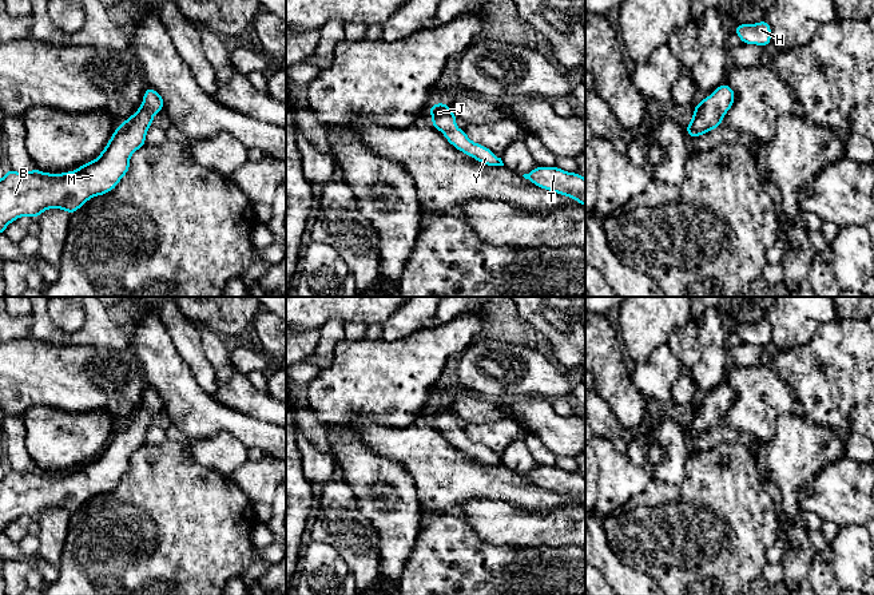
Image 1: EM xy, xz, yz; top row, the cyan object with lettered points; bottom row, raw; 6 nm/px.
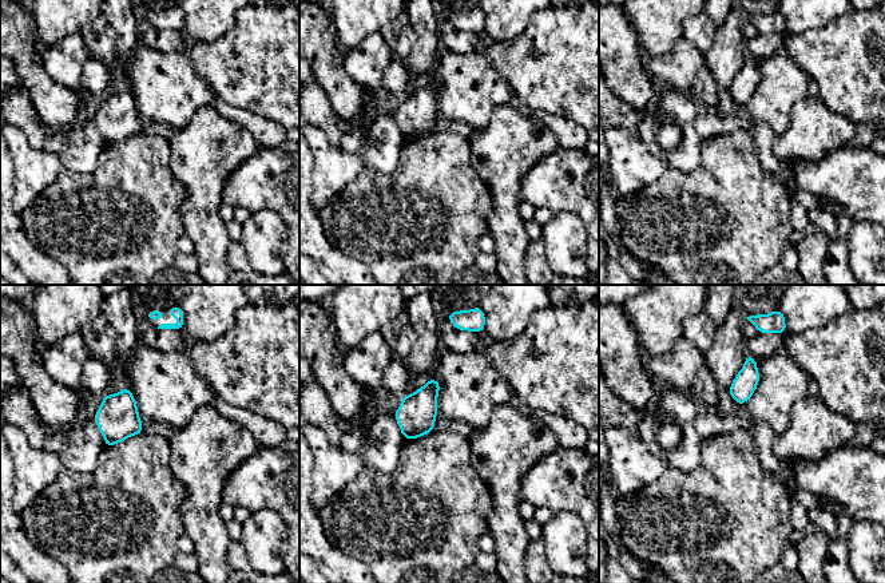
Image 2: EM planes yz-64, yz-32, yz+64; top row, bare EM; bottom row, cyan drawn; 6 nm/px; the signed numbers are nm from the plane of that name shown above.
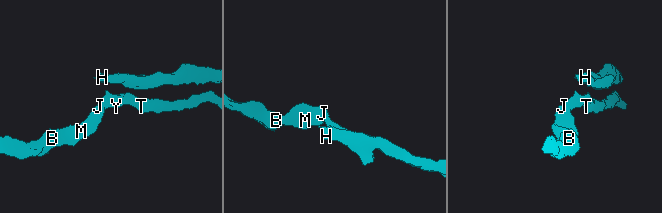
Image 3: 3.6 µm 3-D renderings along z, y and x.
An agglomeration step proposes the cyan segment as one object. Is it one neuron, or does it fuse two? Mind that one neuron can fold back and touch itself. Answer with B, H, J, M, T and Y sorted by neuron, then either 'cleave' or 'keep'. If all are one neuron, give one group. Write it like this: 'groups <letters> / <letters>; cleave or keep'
groups B H J M T Y; keep

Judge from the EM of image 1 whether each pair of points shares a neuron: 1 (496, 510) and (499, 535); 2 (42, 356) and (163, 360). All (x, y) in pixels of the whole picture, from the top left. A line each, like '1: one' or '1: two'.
1: one
2: two

